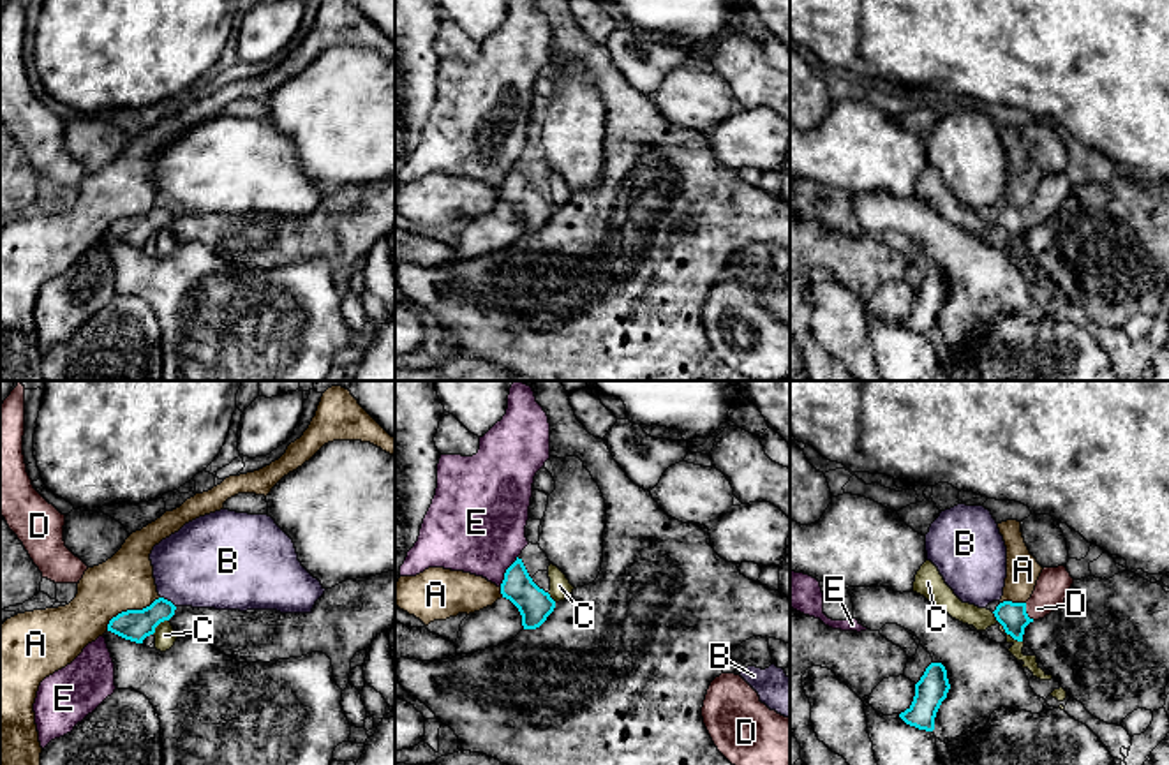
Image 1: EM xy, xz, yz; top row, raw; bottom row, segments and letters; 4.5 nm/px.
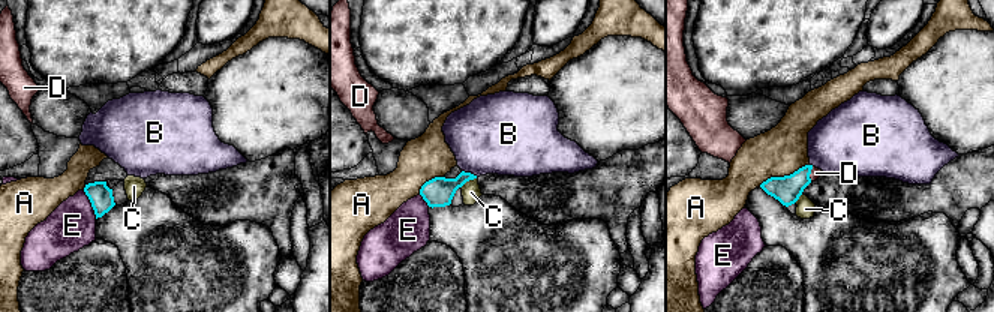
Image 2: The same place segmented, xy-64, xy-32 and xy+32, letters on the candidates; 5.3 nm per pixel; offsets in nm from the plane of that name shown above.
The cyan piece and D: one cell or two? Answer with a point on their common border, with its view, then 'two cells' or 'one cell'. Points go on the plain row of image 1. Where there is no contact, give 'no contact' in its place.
contact yz (1025, 217); one cell

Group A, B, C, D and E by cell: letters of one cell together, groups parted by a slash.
A / B / C / D / E

